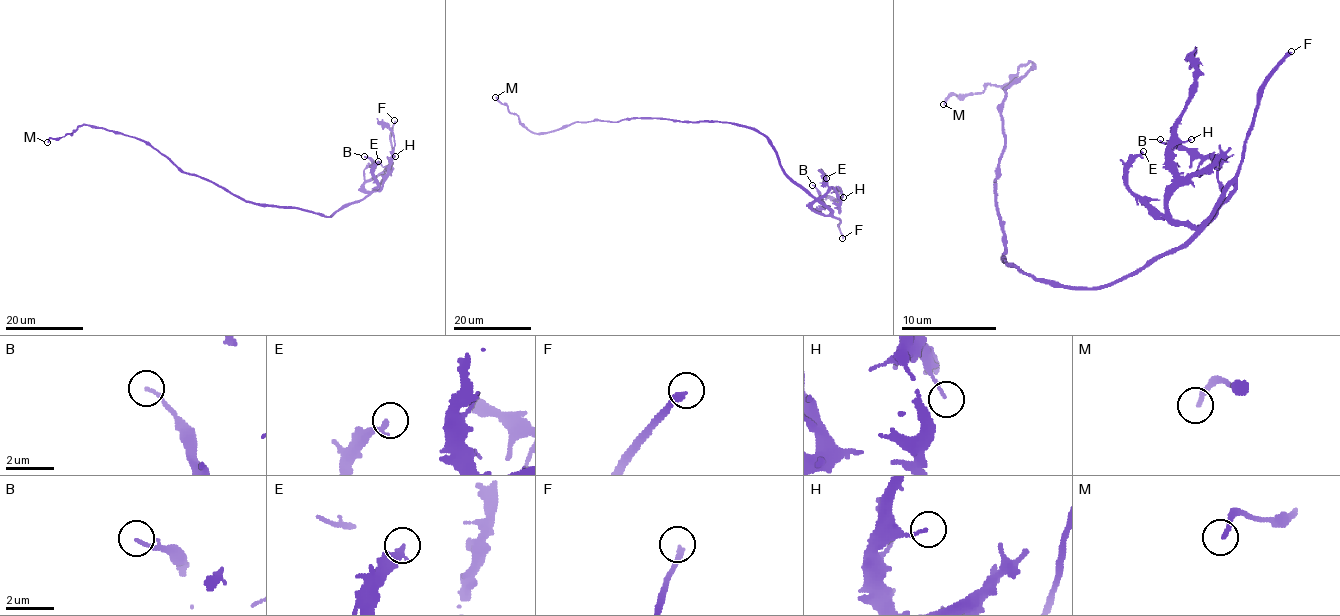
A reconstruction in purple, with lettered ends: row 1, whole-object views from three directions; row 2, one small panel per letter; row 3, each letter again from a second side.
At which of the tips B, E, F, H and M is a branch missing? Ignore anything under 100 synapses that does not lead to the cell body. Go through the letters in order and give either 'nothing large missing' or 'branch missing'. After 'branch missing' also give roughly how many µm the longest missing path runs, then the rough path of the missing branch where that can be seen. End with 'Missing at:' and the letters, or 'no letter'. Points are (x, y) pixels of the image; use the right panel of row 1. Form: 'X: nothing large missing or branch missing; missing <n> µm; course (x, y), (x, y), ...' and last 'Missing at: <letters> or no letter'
B: nothing large missing
E: nothing large missing
F: branch missing; missing 150 µm
H: nothing large missing
M: nothing large missing
Missing at: F

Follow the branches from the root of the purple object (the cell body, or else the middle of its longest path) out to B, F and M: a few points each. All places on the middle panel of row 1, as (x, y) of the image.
B: (702, 122), (735, 123), (759, 130), (780, 167), (816, 198), (812, 210), (822, 206), (819, 191), (812, 185)
F: (702, 122), (735, 123), (759, 130), (774, 151), (780, 167), (840, 221), (838, 228), (842, 238)
M: (702, 122), (660, 118), (626, 118), (616, 122), (594, 120), (574, 122), (552, 131), (534, 133), (495, 97)

